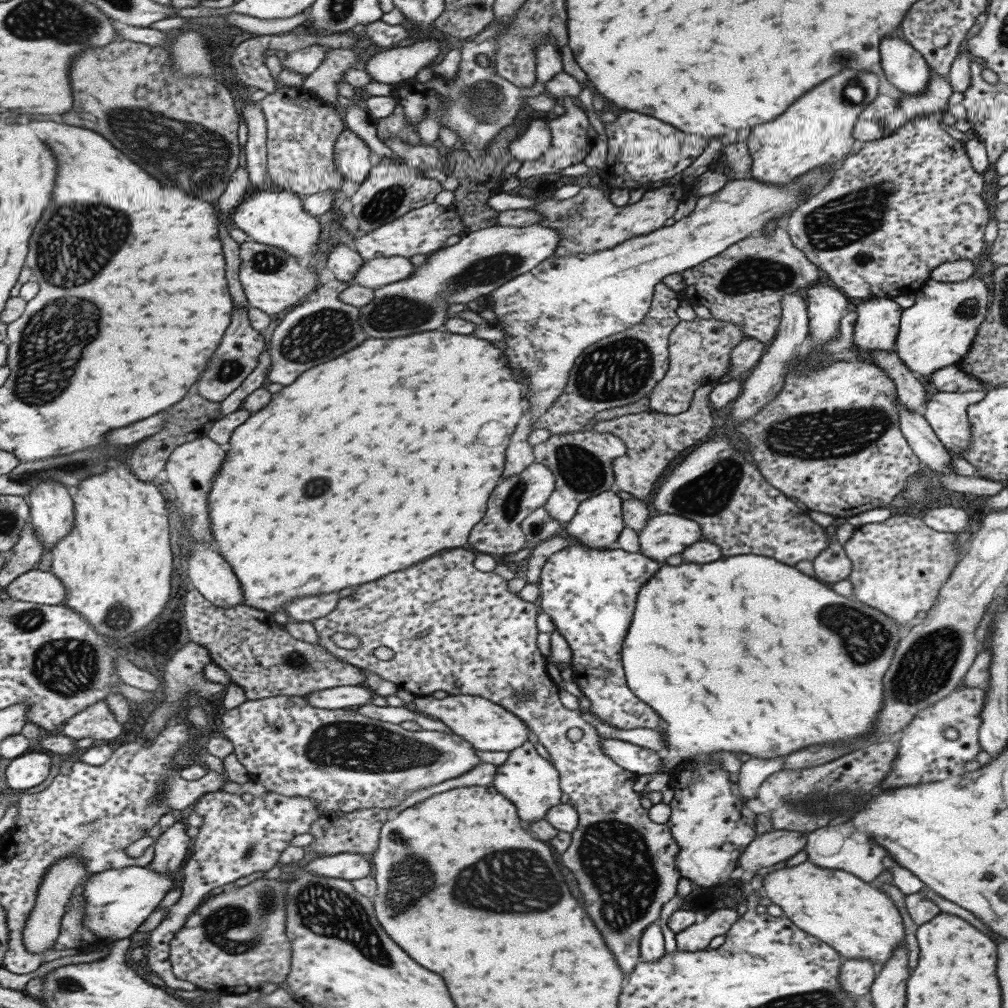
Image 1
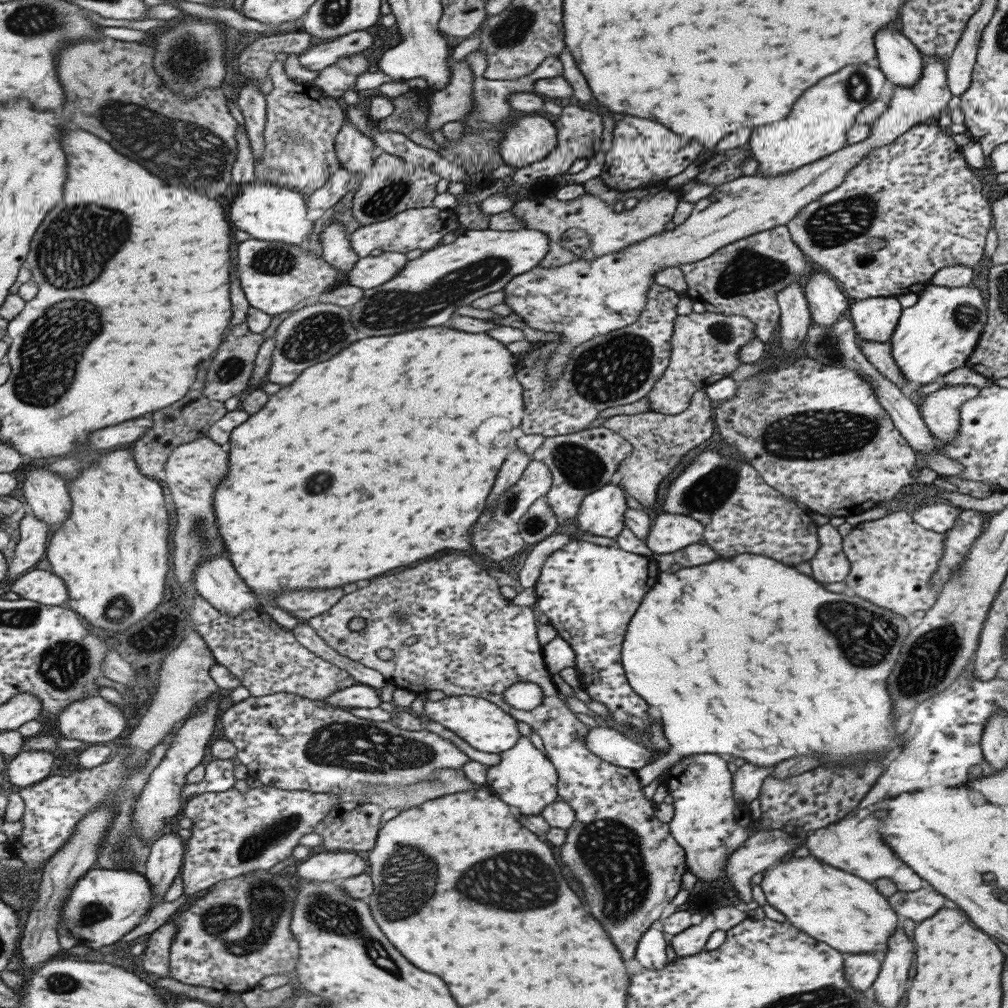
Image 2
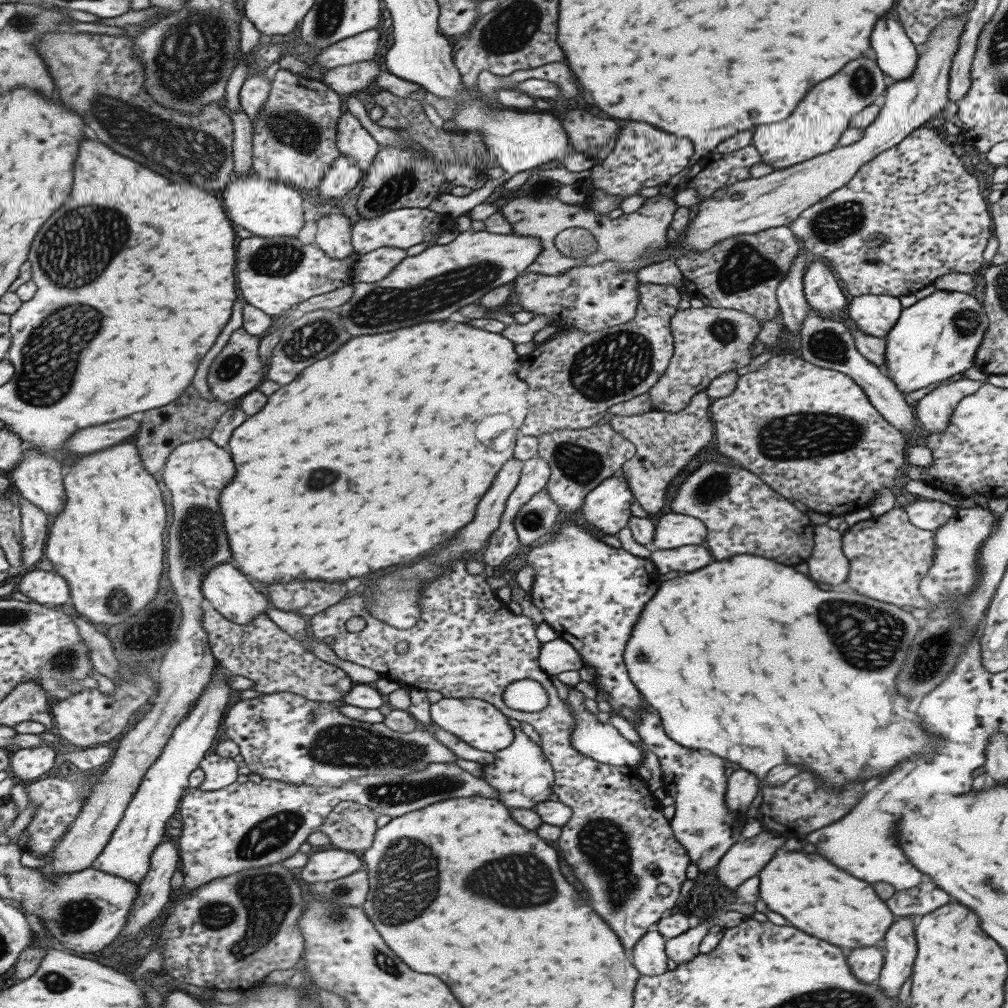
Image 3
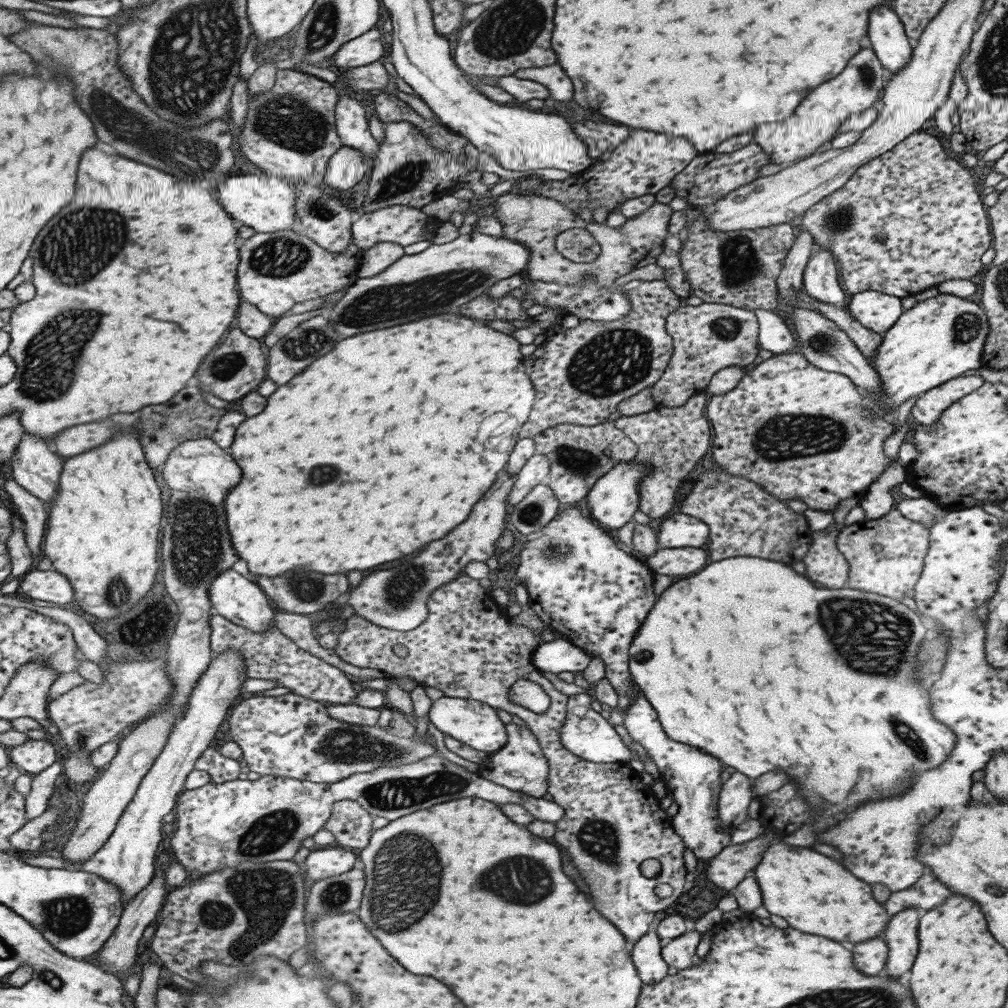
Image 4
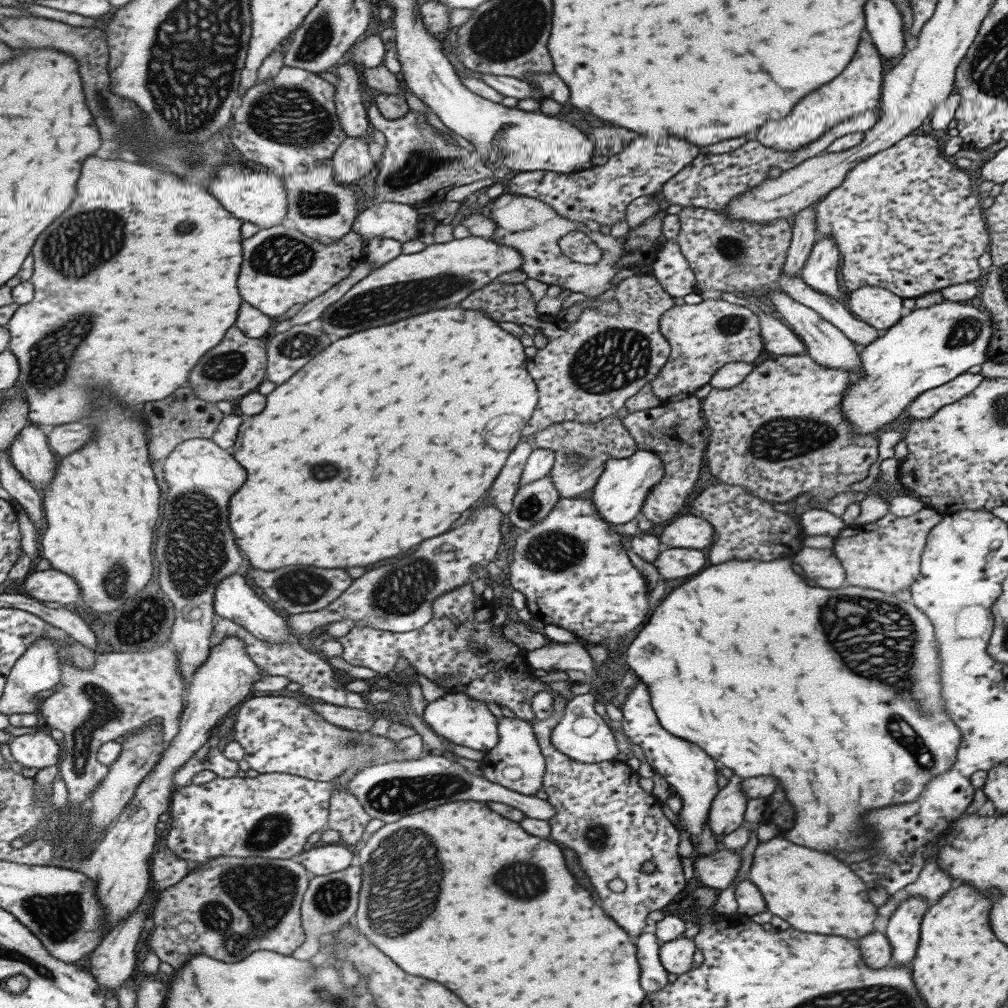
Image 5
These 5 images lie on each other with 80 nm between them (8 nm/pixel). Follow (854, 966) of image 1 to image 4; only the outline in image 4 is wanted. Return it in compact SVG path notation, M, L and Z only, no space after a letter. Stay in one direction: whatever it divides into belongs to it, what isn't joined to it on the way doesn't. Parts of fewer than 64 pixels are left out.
M871 938L865 942L859 942L853 946L853 956L857 970L865 976L877 976L885 966L887 958L887 948L881 938Z

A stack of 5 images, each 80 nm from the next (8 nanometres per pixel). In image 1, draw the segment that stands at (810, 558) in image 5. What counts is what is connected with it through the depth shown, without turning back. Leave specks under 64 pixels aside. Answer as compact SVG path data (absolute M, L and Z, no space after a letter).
M828 525L825 529L828 547L812 560L813 578L822 583L846 580L851 573L850 560L834 537L835 525Z

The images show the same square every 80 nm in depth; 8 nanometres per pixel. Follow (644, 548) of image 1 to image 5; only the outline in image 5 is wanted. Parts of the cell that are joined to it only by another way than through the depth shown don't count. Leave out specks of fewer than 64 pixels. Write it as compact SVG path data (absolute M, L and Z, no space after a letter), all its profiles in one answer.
M693 515L675 516L663 526L658 539L671 548L691 548L701 550L709 546L711 525Z

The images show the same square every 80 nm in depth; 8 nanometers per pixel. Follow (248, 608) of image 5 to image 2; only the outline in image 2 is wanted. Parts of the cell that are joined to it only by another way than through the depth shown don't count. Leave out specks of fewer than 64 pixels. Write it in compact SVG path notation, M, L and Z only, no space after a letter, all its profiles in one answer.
M225 558L200 562L193 578L196 594L227 616L237 616L248 608L260 608L256 596Z

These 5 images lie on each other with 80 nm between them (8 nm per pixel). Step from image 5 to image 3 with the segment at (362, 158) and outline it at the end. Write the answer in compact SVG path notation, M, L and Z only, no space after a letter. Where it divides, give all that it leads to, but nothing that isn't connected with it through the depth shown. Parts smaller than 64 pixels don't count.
M340 154L330 162L328 171L322 176L318 185L319 196L325 200L341 198L351 188L355 188L362 177L363 171L349 157Z

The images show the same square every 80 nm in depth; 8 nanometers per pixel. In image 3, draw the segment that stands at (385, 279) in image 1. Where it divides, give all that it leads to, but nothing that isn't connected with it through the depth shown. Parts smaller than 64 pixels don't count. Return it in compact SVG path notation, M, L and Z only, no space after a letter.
M379 247L357 255L350 266L352 282L377 282L405 257L405 250L397 247Z

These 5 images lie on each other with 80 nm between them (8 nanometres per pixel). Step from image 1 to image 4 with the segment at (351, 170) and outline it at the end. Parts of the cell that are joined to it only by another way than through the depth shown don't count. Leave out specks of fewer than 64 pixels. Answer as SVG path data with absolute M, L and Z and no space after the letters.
M339 90L334 108L334 123L343 146L362 152L369 160L369 154L377 150L379 143L367 129L363 107L353 98L351 91Z

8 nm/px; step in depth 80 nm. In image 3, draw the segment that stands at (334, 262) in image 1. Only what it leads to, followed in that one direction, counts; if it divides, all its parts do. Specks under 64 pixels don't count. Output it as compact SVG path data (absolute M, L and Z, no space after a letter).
M330 210L315 220L316 232L314 244L332 259L345 259L353 250L350 243L349 219Z

